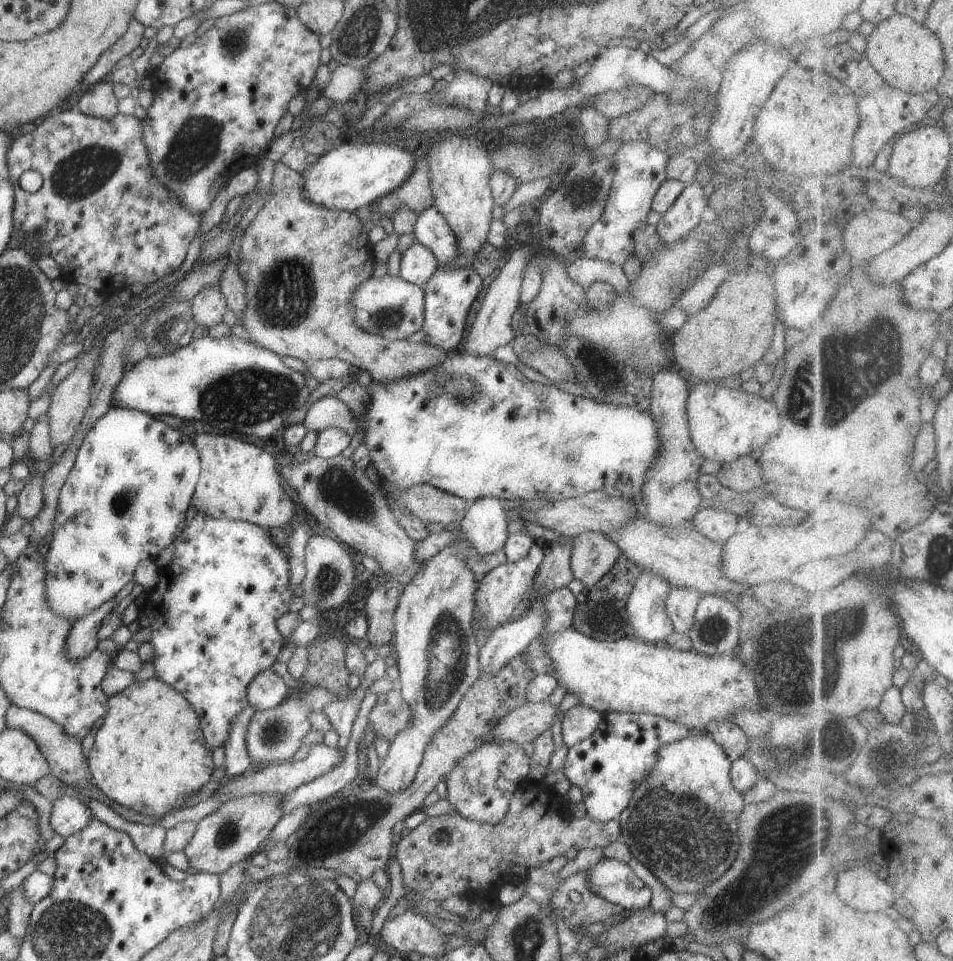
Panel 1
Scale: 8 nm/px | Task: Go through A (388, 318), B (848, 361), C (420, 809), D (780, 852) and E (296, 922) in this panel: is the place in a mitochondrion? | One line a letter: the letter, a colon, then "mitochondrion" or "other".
A: mitochondrion
B: mitochondrion
C: other
D: mitochondrion
E: mitochondrion

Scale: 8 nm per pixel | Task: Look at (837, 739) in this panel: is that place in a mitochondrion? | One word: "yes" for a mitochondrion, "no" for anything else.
yes

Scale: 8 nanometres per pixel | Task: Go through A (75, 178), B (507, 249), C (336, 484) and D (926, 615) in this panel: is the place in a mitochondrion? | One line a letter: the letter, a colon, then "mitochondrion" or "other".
A: mitochondrion
B: other
C: mitochondrion
D: other

